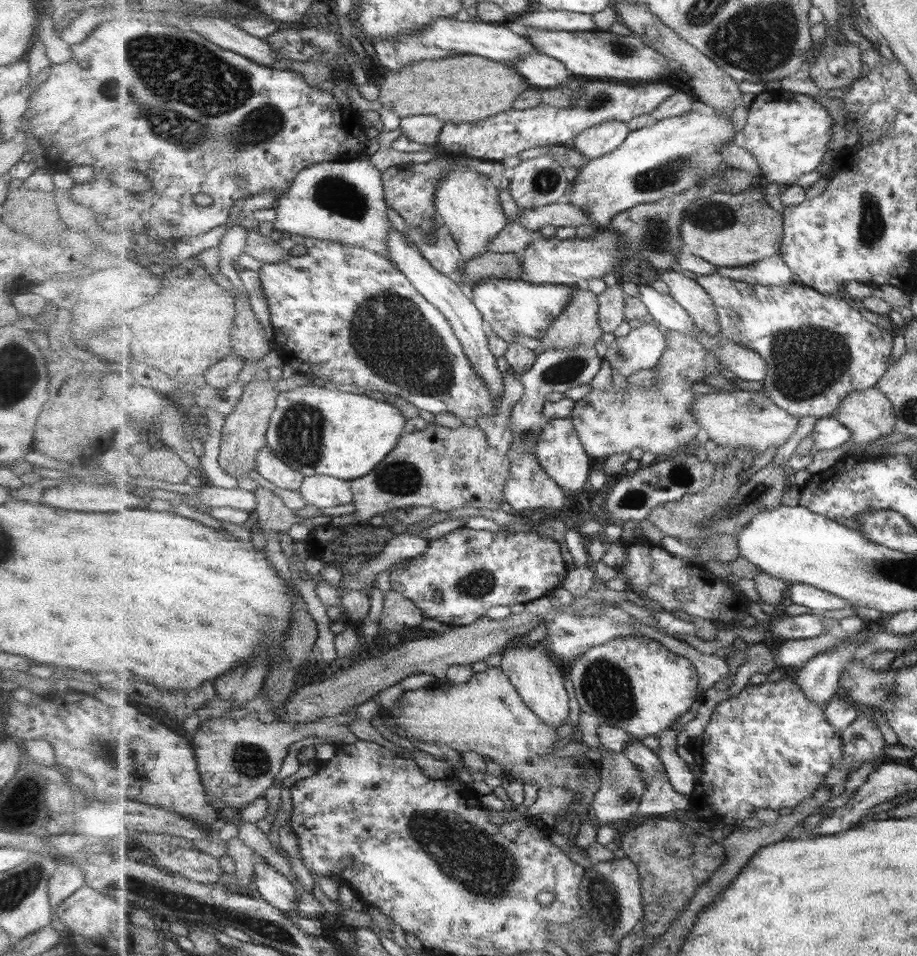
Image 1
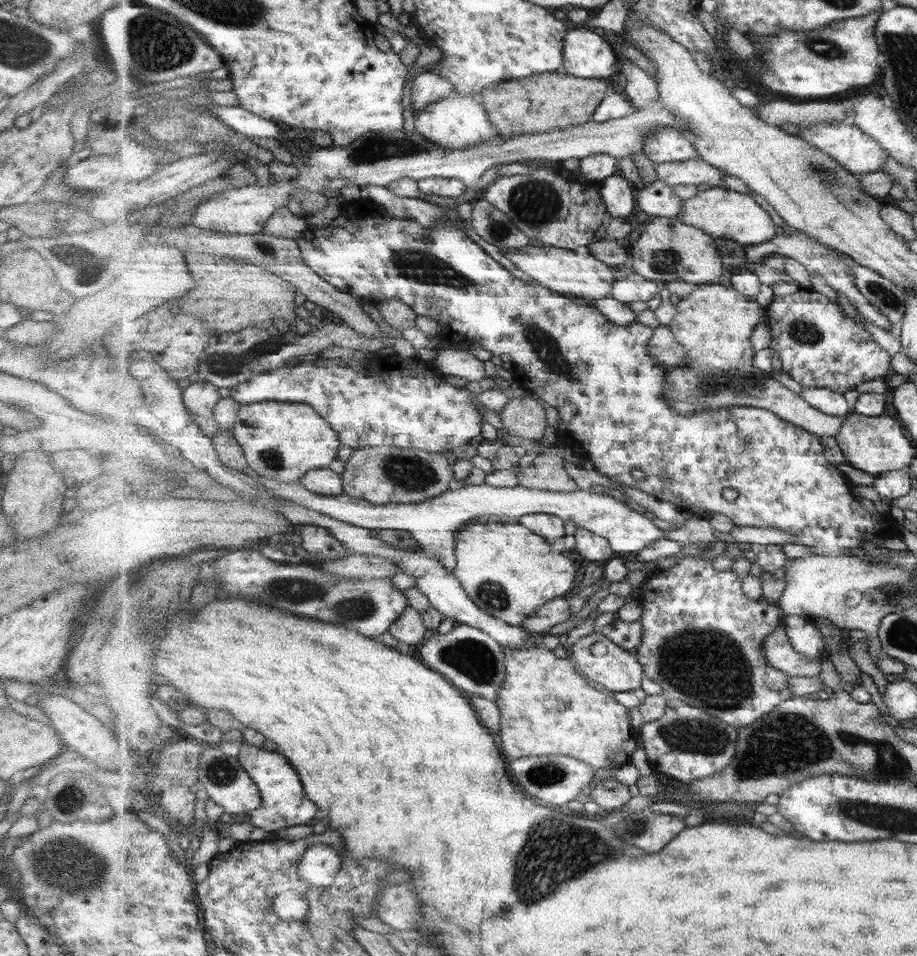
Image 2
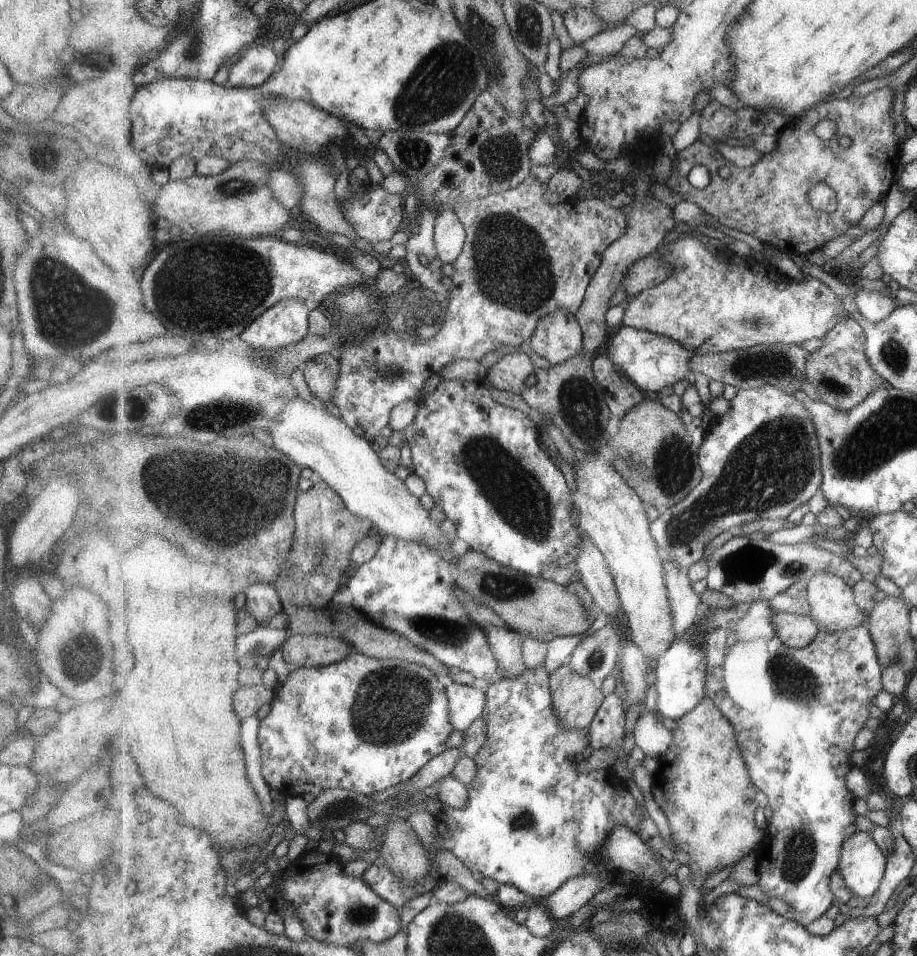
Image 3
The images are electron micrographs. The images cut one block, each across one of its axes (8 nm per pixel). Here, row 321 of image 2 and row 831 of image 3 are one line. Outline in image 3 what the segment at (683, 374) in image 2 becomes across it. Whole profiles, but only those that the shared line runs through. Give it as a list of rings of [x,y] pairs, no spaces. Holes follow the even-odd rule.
[[[705,697],[692,712],[674,720],[676,725],[671,729],[674,744],[661,758],[659,772],[653,779],[652,795],[669,822],[673,844],[690,857],[689,866],[693,877],[688,883],[680,886],[680,911],[695,934],[700,930],[697,920],[700,914],[701,889],[705,880],[727,866],[733,867],[745,856],[754,852],[765,839],[766,834],[765,830],[757,828],[755,824],[755,810],[758,807],[755,796],[759,789],[750,778],[746,760],[742,756],[741,743],[738,742],[737,731],[730,720],[708,697]]]

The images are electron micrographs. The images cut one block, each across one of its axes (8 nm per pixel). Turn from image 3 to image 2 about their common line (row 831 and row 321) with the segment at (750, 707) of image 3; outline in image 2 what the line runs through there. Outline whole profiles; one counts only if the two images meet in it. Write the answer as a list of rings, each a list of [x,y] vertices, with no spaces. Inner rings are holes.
[[[800,287],[798,291],[791,294],[775,295],[766,307],[765,312],[765,324],[769,326],[772,333],[772,343],[769,348],[776,351],[777,355],[779,355],[779,359],[781,359],[782,362],[781,370],[787,373],[787,375],[790,375],[803,388],[829,388],[834,392],[845,394],[845,392],[856,389],[857,386],[859,386],[859,384],[863,384],[863,382],[869,382],[870,380],[878,379],[879,377],[887,378],[892,373],[891,354],[889,354],[887,350],[883,350],[883,348],[873,340],[873,336],[865,330],[864,326],[861,325],[860,322],[849,317],[849,315],[845,313],[845,309],[843,309],[837,301],[831,300],[831,298],[827,298],[827,296],[819,294],[819,292],[815,292],[809,288]]]

